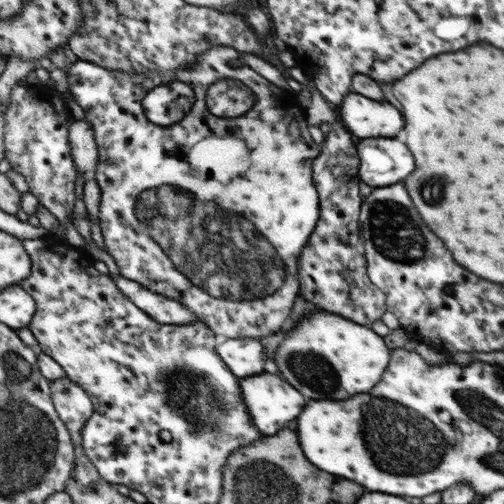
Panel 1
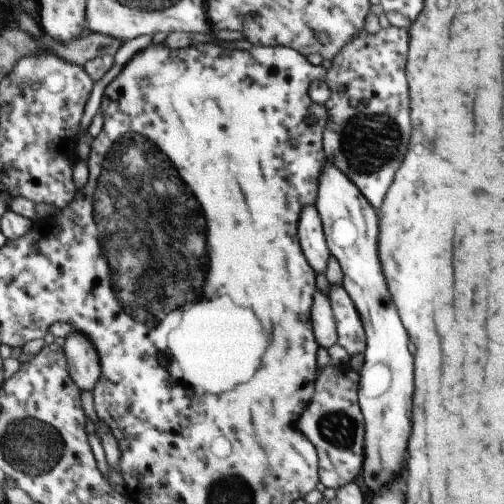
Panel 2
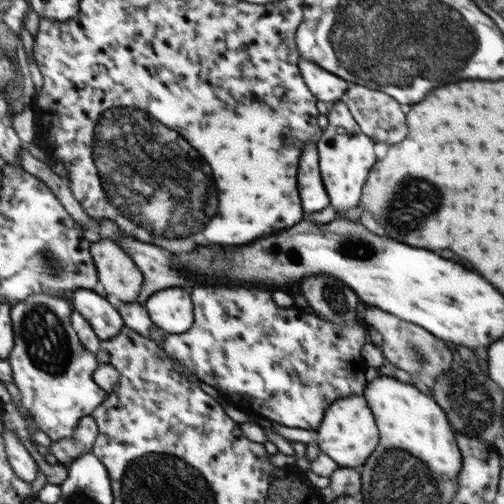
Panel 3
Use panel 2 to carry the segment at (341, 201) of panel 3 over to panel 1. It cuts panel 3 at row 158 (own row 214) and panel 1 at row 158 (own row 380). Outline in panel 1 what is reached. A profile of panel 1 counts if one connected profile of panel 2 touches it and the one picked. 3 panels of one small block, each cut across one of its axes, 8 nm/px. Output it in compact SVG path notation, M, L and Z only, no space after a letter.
M363 138L357 142L361 154L361 180L371 188L387 188L413 170L413 158L403 142L395 138Z

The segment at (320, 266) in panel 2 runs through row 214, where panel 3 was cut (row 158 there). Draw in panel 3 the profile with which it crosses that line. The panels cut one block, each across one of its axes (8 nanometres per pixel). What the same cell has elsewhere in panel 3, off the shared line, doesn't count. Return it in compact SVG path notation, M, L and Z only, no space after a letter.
M307 142L305 150L301 150L301 198L305 198L305 210L309 212L319 212L325 206L331 206L329 194L325 194L325 184L321 178L321 168L319 168L319 154L317 154L317 144Z

